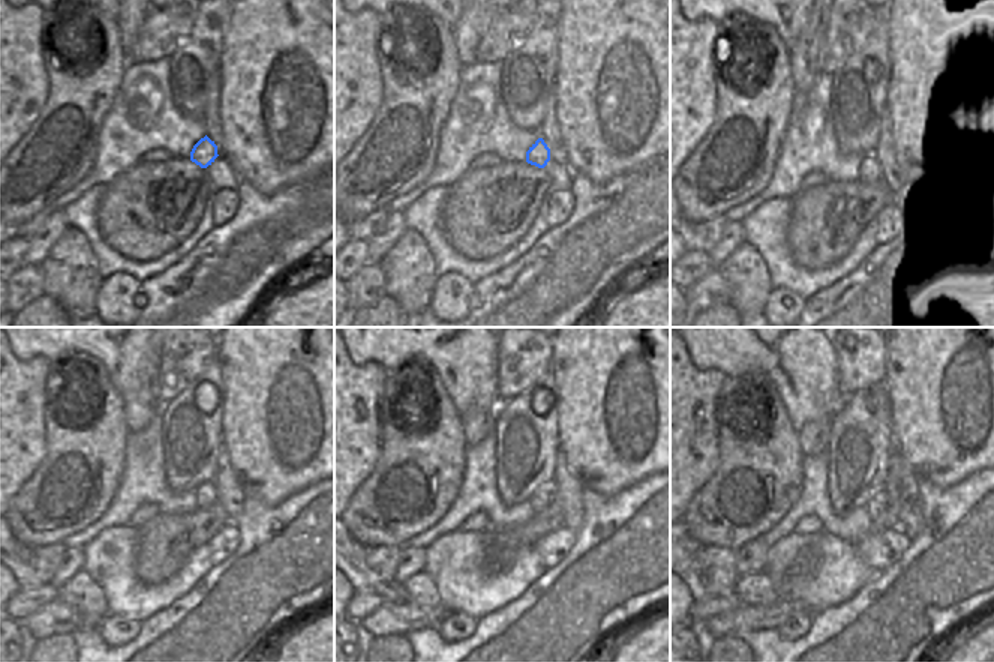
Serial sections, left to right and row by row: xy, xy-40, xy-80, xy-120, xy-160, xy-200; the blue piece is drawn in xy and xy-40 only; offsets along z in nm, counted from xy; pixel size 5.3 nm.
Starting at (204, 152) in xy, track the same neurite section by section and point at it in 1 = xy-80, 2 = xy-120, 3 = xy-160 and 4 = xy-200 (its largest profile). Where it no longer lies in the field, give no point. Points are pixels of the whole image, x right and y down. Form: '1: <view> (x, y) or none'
1: xy-80 (870, 162)
2: xy-120 (204, 493)
3: xy-160 (541, 497)
4: xy-200 (876, 506)

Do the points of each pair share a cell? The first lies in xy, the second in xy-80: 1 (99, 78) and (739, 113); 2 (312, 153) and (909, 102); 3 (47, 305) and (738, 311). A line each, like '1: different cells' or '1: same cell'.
1: same cell
2: same cell
3: same cell

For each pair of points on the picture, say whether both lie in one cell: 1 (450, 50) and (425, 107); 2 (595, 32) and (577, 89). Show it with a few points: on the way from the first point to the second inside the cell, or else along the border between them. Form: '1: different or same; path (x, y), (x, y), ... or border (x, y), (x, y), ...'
1: same; path (449, 63), (444, 80), (431, 93)
2: same; path (595, 45), (592, 50), (591, 75)

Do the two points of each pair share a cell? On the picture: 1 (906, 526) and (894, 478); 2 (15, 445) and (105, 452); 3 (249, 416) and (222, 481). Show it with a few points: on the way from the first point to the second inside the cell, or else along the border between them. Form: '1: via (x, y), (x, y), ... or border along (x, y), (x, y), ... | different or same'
1: border along (901, 470), (901, 523), (897, 527) | different
2: border along (44, 413), (45, 457), (29, 479) | different
3: border along (221, 440), (243, 497) | different

